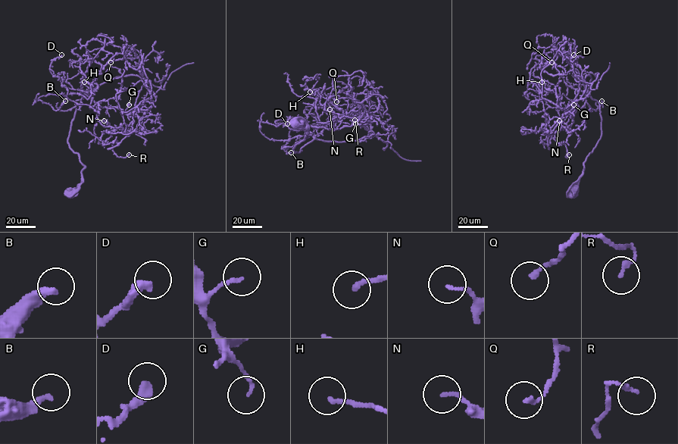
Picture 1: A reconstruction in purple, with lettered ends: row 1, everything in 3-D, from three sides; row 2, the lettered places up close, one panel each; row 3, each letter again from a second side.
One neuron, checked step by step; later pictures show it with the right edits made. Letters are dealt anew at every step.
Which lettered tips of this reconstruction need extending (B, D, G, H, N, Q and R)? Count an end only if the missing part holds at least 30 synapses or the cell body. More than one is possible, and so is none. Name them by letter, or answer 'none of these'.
none of these

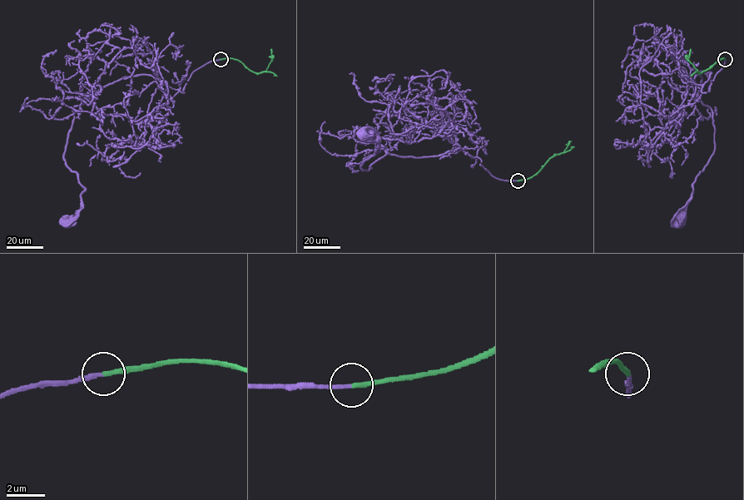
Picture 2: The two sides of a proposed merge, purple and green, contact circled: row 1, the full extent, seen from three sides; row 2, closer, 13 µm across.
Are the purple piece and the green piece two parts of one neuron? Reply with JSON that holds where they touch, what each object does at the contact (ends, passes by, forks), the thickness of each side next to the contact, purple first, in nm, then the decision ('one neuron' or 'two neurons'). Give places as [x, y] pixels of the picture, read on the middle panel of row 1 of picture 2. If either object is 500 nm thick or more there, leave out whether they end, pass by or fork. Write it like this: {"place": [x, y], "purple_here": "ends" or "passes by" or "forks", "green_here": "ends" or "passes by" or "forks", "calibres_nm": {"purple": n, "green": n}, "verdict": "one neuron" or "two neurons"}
{"place": [518, 180], "purple_here": "ends", "green_here": "ends", "calibres_nm": {"purple": 220, "green": 240}, "verdict": "one neuron"}

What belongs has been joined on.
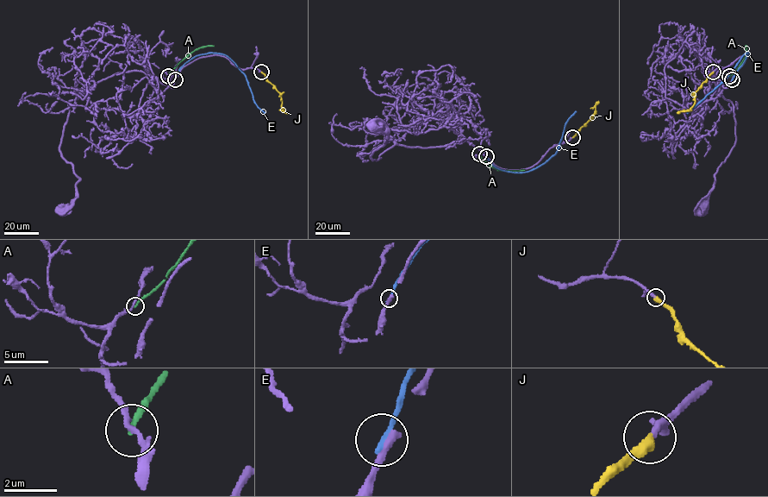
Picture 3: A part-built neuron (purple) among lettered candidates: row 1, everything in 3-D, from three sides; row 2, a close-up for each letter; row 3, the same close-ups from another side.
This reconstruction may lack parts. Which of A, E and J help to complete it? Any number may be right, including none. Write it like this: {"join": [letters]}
{"join": ["J"]}

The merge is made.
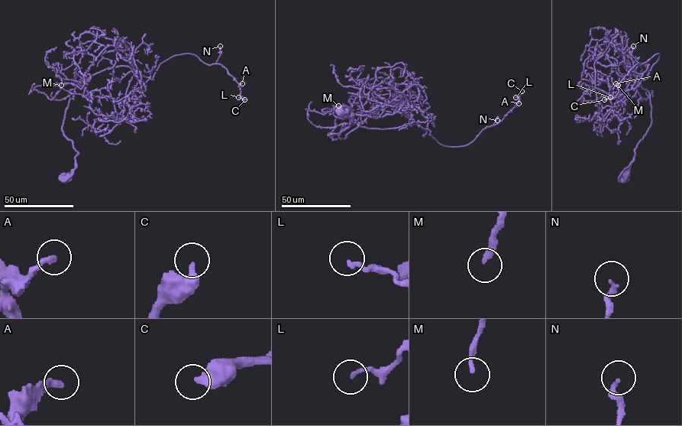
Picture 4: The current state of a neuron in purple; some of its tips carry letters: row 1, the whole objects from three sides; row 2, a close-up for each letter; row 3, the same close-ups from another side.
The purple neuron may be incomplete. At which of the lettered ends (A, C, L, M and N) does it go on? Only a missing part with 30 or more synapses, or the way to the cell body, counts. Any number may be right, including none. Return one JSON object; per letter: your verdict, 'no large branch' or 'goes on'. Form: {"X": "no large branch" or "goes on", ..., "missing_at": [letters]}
{"A": "no large branch", "C": "no large branch", "L": "no large branch", "M": "goes on", "N": "no large branch", "missing_at": ["M"]}

